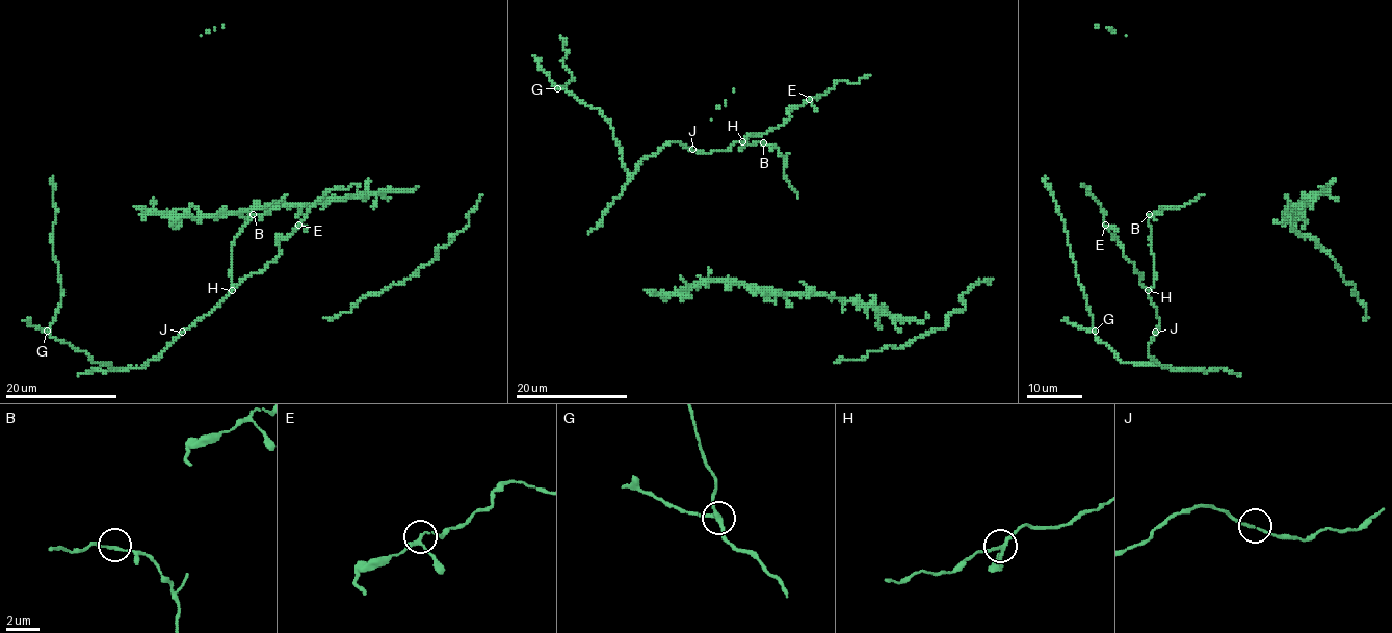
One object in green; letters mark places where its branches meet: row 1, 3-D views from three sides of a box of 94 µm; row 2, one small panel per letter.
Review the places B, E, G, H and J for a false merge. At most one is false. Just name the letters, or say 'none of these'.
none of these

